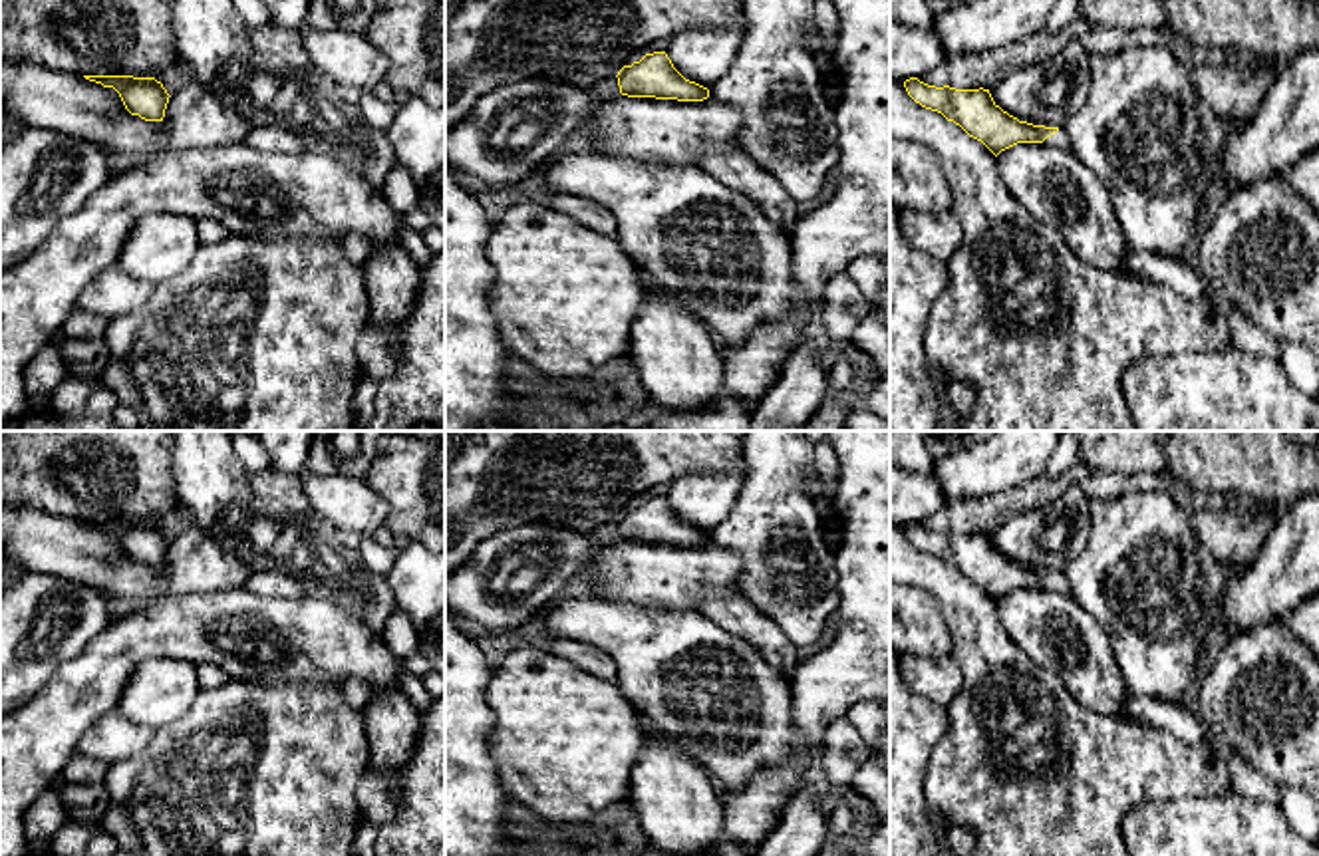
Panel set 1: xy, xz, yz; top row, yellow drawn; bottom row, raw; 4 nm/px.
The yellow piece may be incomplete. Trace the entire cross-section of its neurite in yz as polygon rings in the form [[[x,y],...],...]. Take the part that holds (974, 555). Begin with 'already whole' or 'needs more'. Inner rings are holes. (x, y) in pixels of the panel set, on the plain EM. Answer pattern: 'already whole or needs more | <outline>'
needs more | [[[918,522],[906,524],[904,532],[916,548],[959,570],[995,602],[1017,588],[1045,588],[1049,592],[1071,594],[1061,570],[1019,566],[993,546],[989,534],[936,532]]]

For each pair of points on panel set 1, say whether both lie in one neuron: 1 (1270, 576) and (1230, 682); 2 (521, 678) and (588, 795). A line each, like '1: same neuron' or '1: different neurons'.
1: different neurons
2: same neuron

